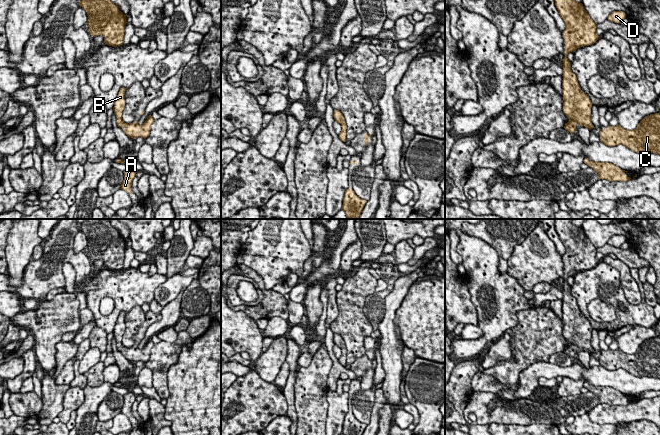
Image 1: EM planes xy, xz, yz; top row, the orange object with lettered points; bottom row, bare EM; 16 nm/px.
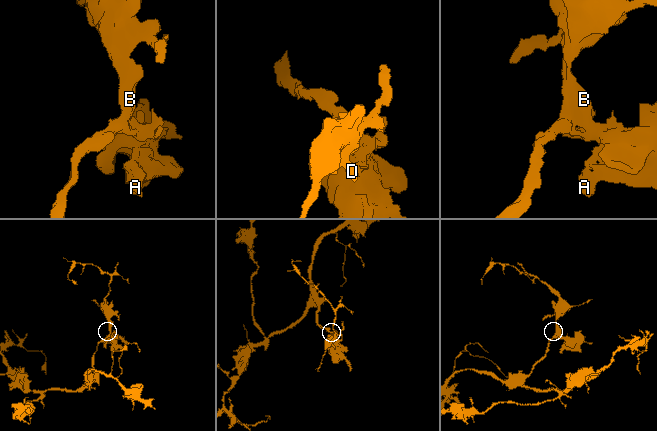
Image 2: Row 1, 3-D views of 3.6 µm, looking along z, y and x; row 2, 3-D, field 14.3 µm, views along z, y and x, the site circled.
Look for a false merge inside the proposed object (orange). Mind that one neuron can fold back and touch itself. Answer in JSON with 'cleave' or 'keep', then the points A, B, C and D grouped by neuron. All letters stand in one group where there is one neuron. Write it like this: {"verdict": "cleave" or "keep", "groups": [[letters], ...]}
{"verdict": "keep", "groups": [["A", "B", "C", "D"]]}

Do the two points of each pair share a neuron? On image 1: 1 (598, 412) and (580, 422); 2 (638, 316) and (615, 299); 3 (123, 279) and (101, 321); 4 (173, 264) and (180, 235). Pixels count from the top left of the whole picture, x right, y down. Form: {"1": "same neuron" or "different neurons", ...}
{"1": "different neurons", "2": "same neuron", "3": "same neuron", "4": "same neuron"}

